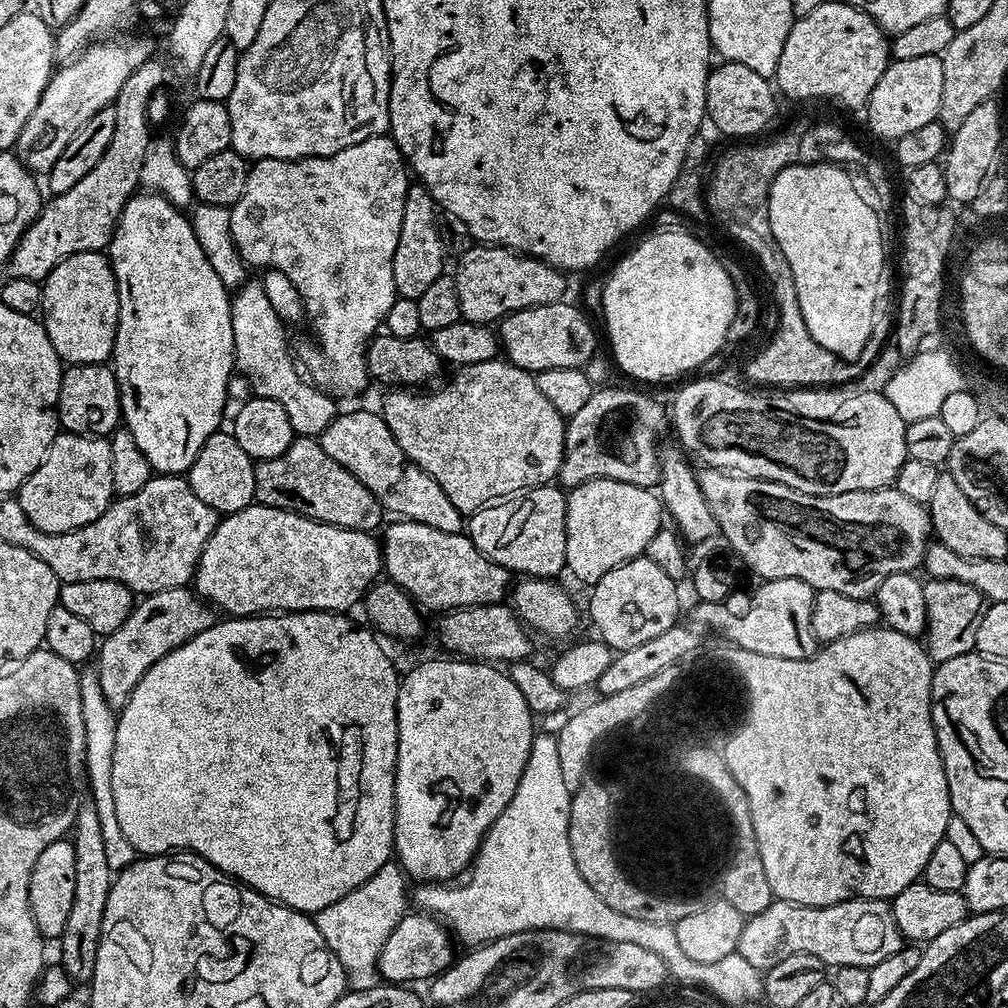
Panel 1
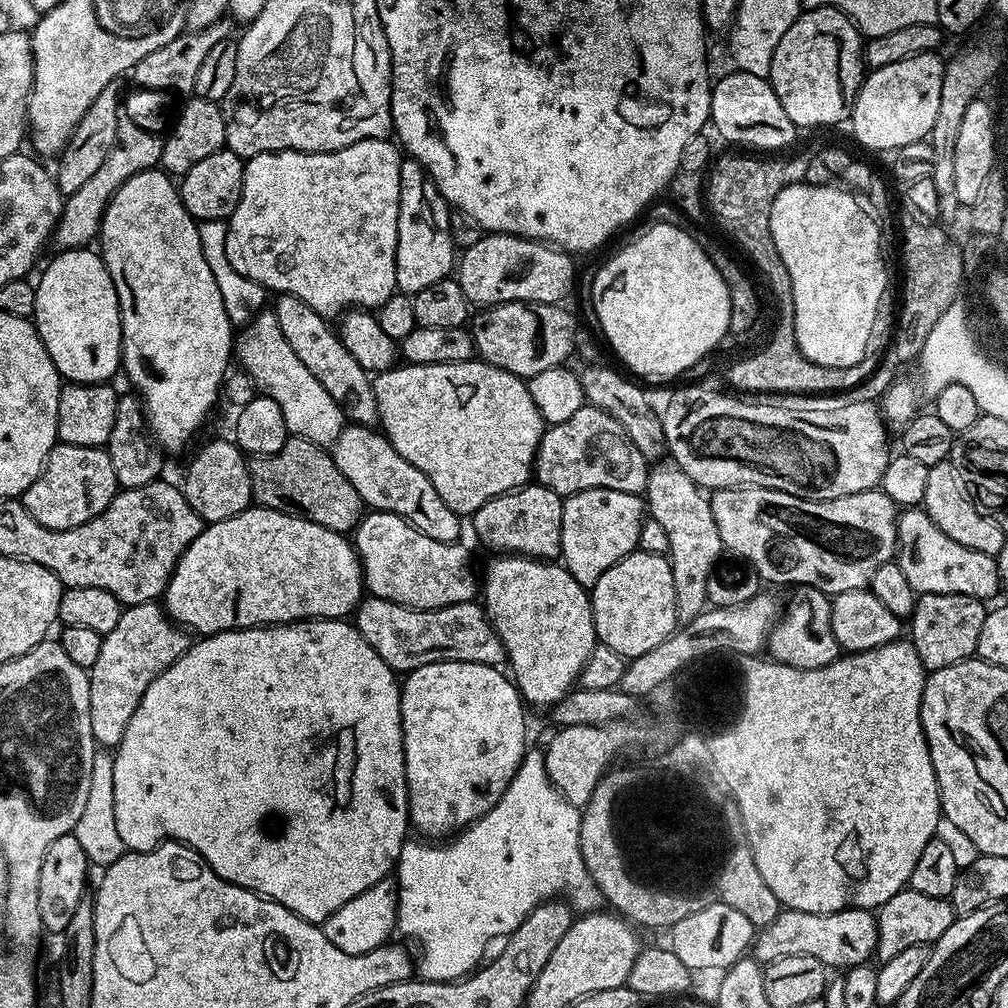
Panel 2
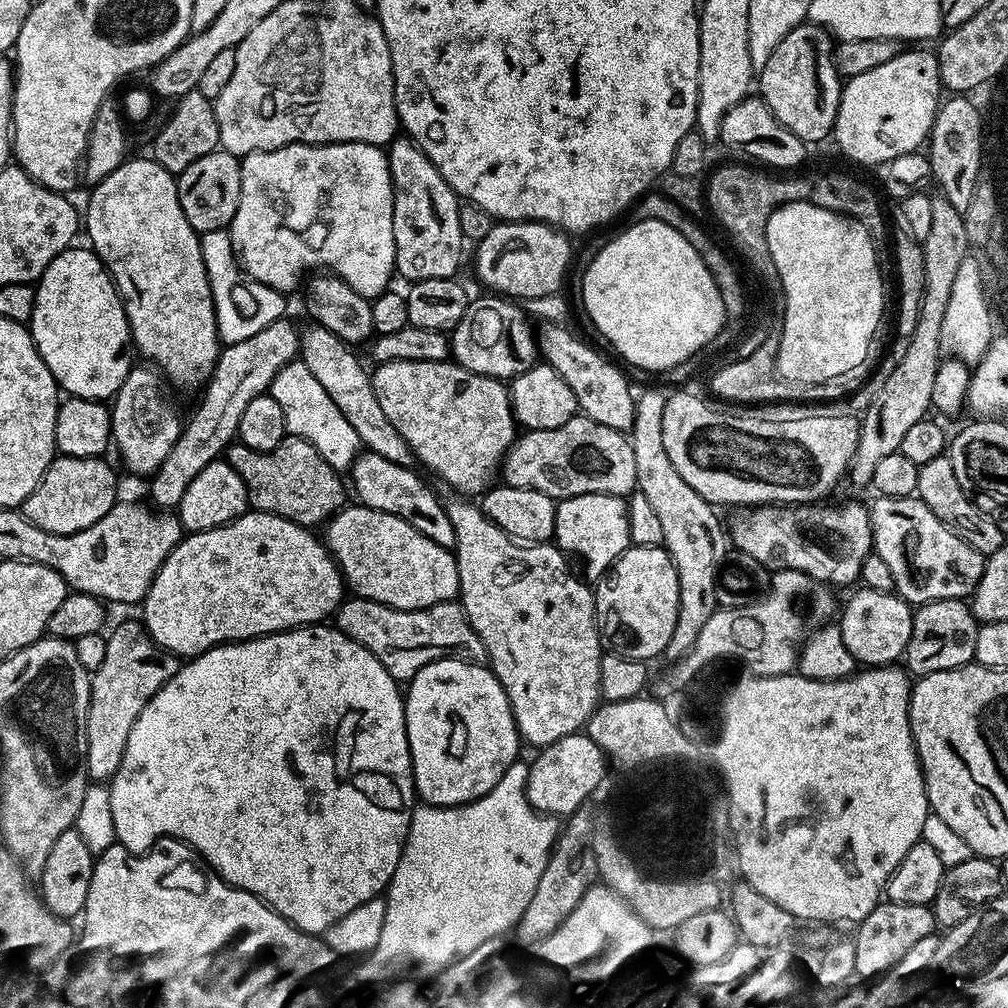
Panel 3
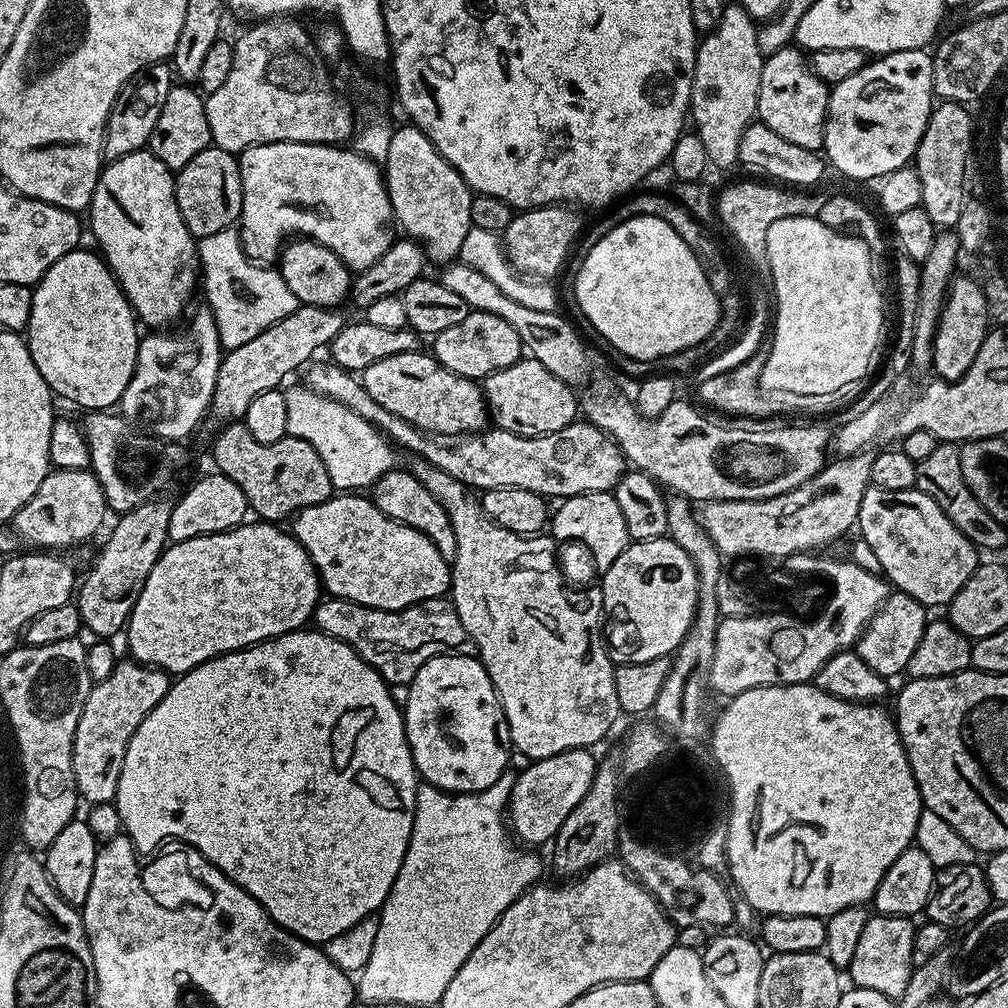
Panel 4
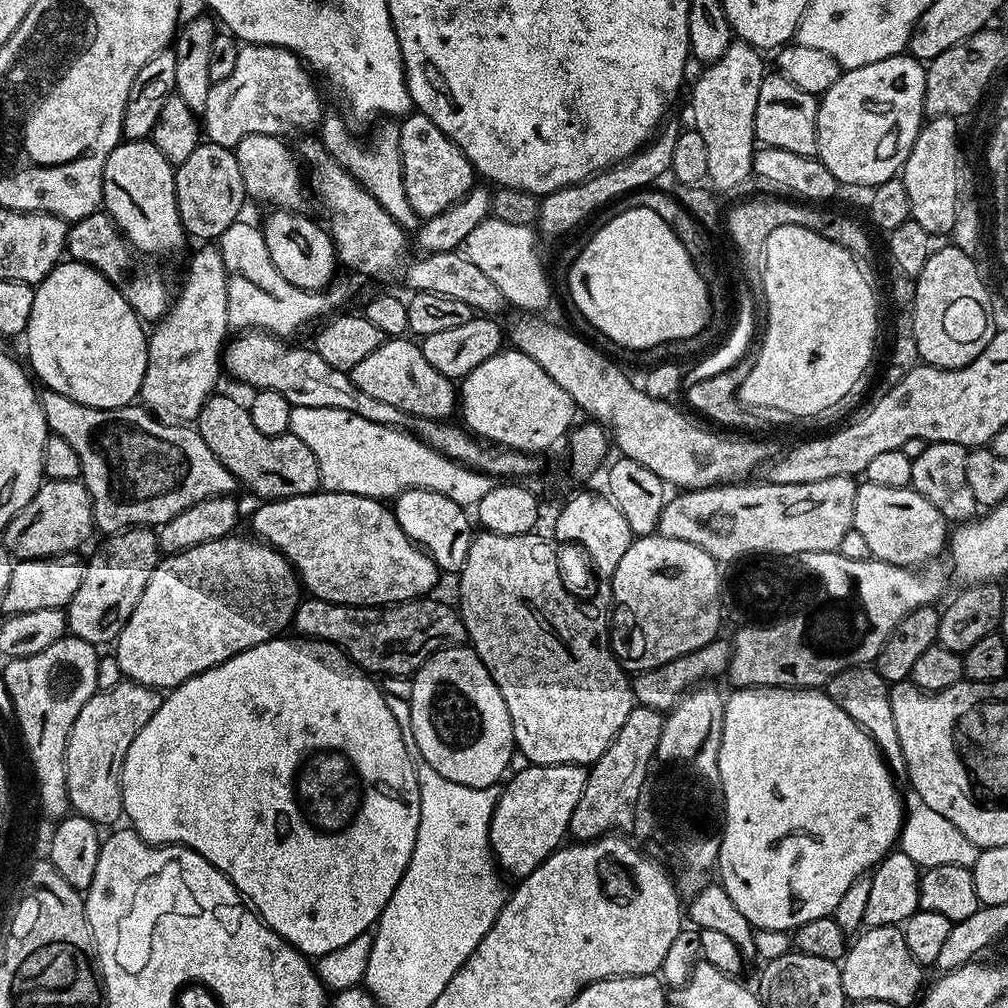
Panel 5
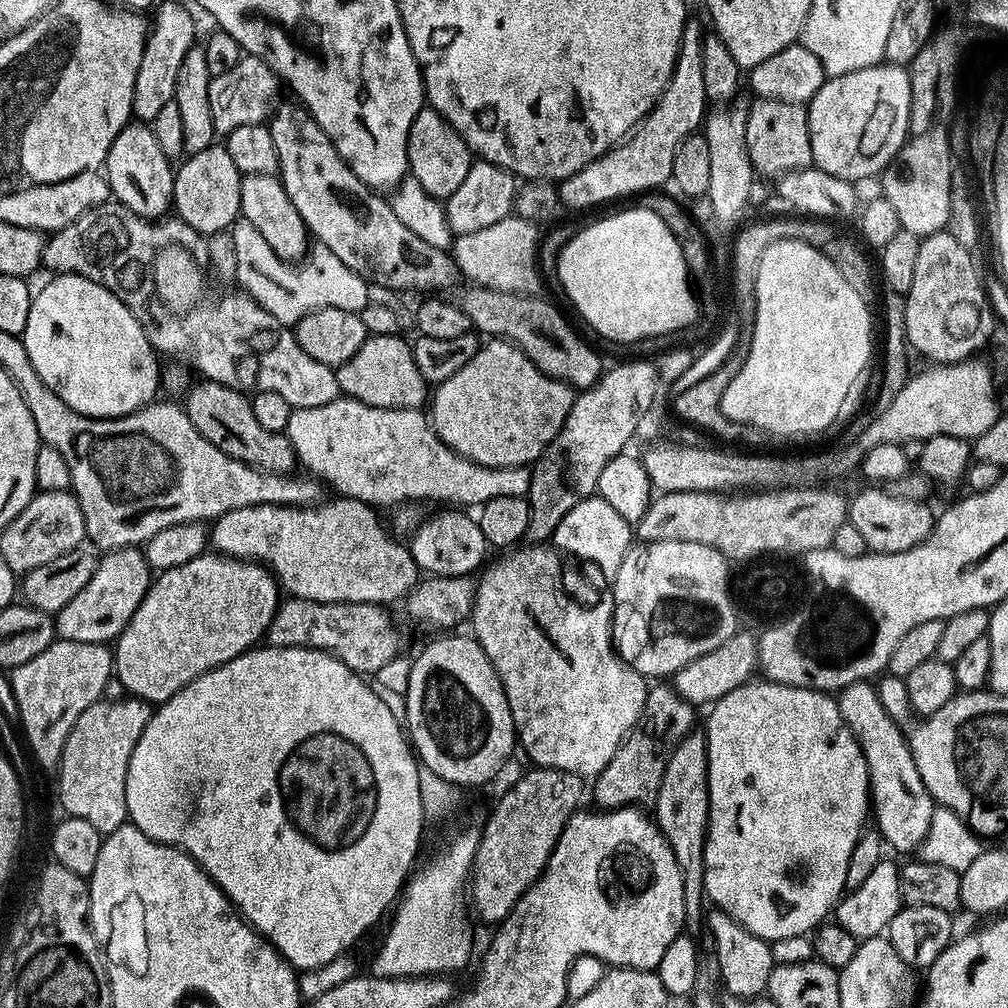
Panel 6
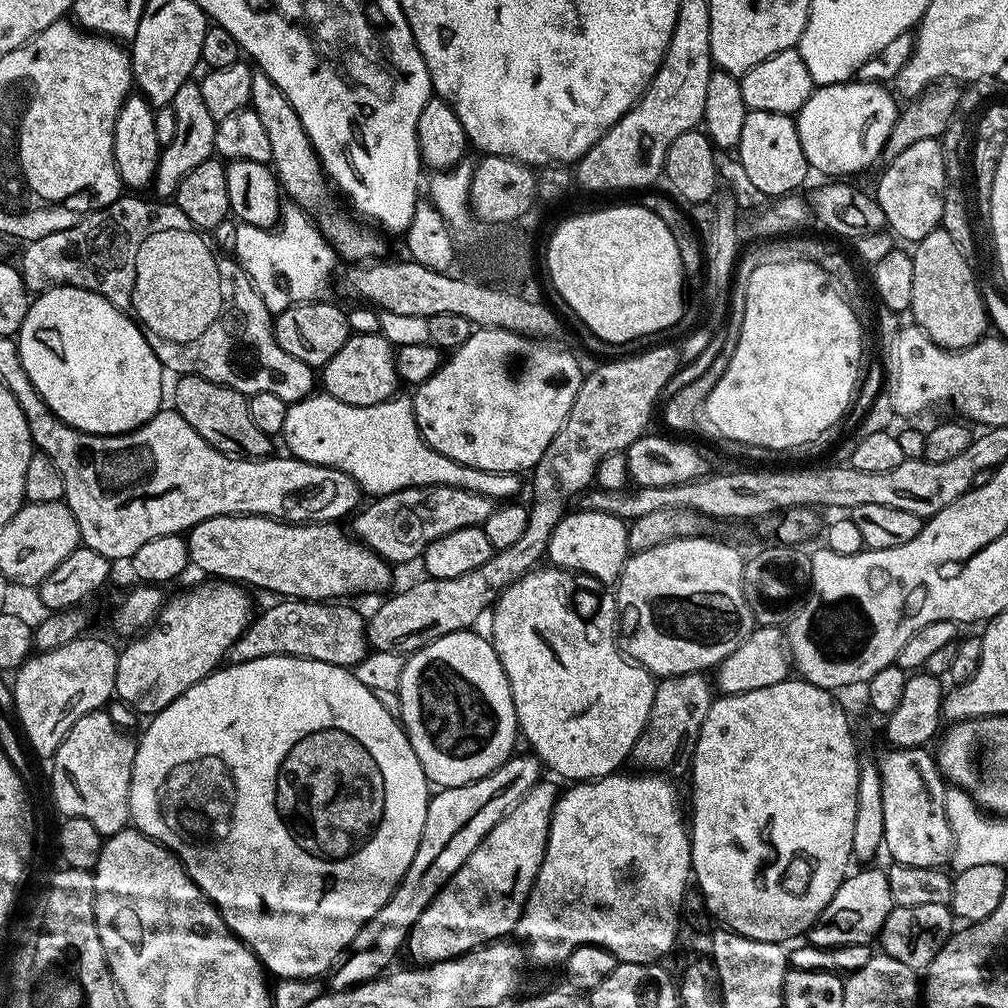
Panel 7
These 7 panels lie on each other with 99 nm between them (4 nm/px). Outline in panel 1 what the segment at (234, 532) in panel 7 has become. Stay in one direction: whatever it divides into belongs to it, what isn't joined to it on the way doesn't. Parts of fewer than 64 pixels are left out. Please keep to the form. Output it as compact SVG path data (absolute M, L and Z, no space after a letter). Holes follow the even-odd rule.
M413 520L391 522L382 535L382 566L387 579L407 592L417 605L445 612L503 599L502 586L511 585L512 574L482 554L465 533L438 531Z

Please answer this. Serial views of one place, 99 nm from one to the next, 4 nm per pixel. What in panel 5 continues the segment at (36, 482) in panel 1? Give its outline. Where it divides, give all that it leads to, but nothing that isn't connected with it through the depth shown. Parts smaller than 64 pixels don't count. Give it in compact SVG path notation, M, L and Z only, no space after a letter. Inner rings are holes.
M45 479L39 490L30 498L30 502L2 530L3 547L16 560L47 560L50 556L63 556L77 551L76 547L94 532L92 518L92 499L88 488L80 480L49 480Z

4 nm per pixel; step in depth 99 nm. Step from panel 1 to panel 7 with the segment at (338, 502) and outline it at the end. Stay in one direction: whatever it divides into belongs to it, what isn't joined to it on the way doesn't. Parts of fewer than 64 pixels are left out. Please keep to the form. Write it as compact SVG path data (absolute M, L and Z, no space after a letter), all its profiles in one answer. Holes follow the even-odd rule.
M180 376L176 389L171 389L170 400L173 400L174 410L210 442L220 452L227 456L243 456L245 458L263 458L273 451L273 437L262 434L257 424L250 418L248 397L242 392L236 392L224 384L215 384L201 376Z

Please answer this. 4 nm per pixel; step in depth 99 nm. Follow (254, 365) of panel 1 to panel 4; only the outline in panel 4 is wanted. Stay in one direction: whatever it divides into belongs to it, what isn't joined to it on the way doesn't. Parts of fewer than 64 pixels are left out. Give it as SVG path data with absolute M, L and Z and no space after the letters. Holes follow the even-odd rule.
M306 386L299 387L284 392L286 430L289 436L302 438L302 442L310 442L310 446L314 446L318 458L322 458L322 463L326 465L326 474L330 474L333 489L371 489L373 484L397 467L397 449L379 429L354 414L354 410L342 406L342 402L334 402Z

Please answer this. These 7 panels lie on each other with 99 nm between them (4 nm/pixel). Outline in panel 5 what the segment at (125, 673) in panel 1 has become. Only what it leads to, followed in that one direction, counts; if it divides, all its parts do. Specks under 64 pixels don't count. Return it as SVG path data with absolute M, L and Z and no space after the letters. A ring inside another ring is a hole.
M123 679L114 690L96 691L86 706L74 718L66 746L66 790L71 811L84 816L97 826L112 824L121 819L124 799L120 775L126 754L138 738L142 726L154 718L162 696L157 689Z

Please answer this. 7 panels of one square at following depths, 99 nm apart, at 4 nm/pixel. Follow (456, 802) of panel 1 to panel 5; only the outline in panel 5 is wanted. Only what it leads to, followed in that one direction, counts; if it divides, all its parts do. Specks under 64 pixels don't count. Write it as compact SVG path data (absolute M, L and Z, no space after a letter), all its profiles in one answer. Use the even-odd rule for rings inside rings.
M468 646L444 648L415 672L410 683L412 729L420 759L455 784L475 788L499 785L512 752L514 756L516 739L510 710L502 702L502 690L498 690L480 657Z

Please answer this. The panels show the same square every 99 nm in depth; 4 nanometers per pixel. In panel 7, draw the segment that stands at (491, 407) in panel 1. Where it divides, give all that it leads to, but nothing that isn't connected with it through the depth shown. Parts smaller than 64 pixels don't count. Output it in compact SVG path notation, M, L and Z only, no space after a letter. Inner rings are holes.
M353 334L349 336L346 346L342 346L342 350L338 350L338 354L334 354L334 358L330 358L330 362L322 369L323 391L327 395L338 398L338 402L346 402L350 406L374 406L383 400L390 400L397 395L396 384L398 385L396 353L394 345L384 335L362 334L357 336Z

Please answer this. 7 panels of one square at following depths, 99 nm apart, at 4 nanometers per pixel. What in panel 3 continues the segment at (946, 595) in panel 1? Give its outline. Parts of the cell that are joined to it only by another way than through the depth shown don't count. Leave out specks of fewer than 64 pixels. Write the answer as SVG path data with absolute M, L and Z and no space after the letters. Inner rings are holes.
M935 600L929 604L922 604L913 611L912 617L914 618L914 630L910 632L906 668L913 677L919 678L926 674L938 674L938 670L954 670L975 661L978 630L981 623L974 618L971 607L964 600Z

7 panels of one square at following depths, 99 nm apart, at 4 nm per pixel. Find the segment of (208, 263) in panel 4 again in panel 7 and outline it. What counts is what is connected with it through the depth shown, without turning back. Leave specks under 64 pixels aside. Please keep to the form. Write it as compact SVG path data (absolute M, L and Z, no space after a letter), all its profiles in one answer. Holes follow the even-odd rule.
M291 202L283 205L278 230L237 223L234 259L252 279L262 302L266 302L273 314L323 297L328 279L338 265L336 251L320 232L315 219Z

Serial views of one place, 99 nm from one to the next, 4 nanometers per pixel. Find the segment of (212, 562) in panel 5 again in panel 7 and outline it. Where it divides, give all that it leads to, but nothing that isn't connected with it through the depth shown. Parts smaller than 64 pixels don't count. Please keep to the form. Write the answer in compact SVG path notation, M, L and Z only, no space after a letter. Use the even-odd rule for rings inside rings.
M212 578L189 592L165 599L151 628L129 639L116 658L115 699L126 702L144 718L161 712L190 686L202 682L225 663L234 642L254 619L249 589L230 580Z

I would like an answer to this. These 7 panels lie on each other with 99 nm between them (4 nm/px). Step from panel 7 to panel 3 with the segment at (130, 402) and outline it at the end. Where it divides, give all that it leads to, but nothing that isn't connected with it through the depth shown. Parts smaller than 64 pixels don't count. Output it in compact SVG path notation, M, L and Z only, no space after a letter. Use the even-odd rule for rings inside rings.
M83 247L67 248L62 254L58 254L58 258L54 258L40 275L35 285L36 301L30 331L42 362L46 362L57 385L63 391L65 388L68 396L108 402L115 397L122 382L128 377L128 371L133 368L134 352L130 347L128 319L120 293L116 290L116 282L91 247Z

